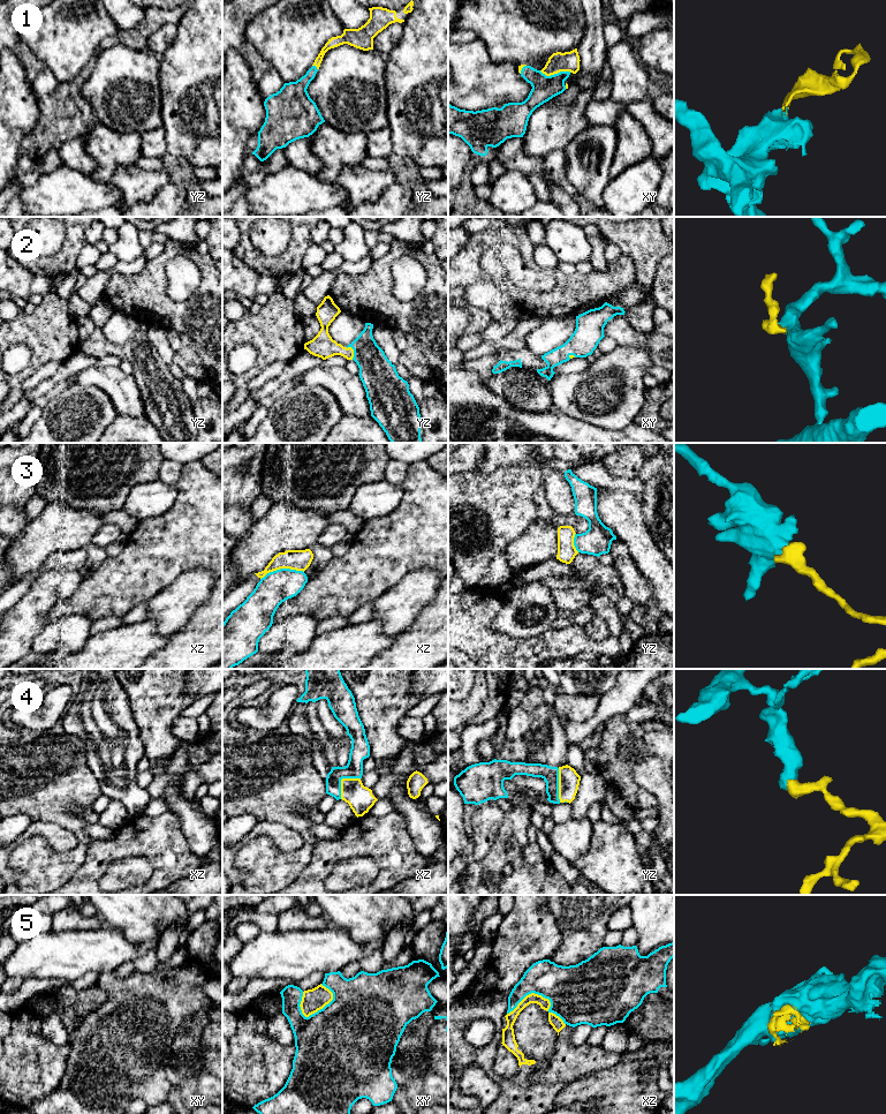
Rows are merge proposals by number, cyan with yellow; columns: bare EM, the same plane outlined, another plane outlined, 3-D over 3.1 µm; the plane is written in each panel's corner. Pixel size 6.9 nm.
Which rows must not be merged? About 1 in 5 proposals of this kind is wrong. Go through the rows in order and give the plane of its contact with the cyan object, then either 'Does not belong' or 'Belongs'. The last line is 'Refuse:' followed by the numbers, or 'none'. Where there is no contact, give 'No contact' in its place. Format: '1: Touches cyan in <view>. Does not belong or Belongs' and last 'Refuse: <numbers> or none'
1: Touches cyan in xy. Belongs
2: Touches cyan in yz. Belongs
3: Touches cyan in xz. Does not belong
4: Touches cyan in xz. Belongs
5: Touches cyan in xz. Does not belong
Refuse: 3, 5

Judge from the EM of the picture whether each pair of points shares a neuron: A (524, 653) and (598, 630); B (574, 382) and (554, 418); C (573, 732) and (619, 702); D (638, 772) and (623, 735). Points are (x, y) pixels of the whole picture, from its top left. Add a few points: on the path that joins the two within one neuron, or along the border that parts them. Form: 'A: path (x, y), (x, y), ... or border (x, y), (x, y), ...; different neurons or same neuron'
A: border (584, 626), (597, 640), (604, 640), (610, 635); different neurons
B: border (555, 408), (584, 421); different neurons
C: path (584, 729), (607, 708); same neuron
D: border (635, 765), (633, 778), (646, 790); different neurons

